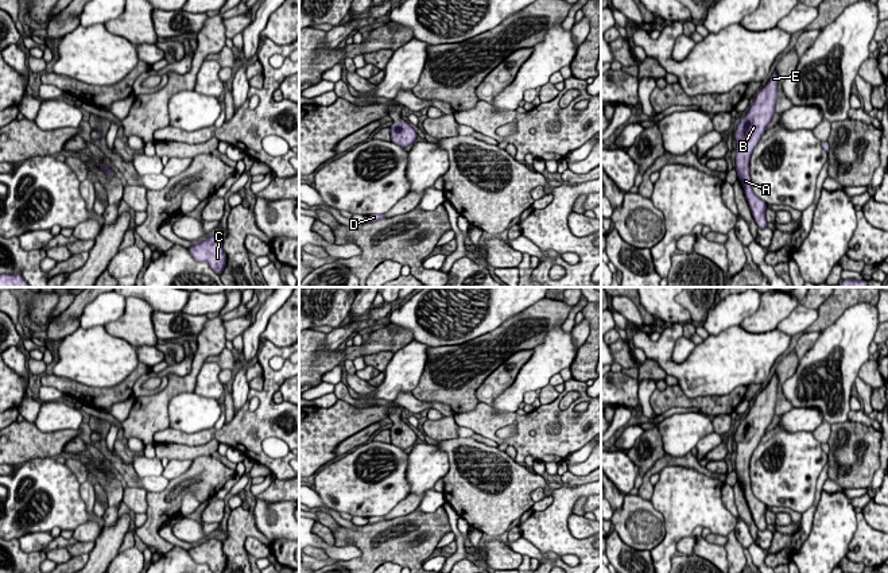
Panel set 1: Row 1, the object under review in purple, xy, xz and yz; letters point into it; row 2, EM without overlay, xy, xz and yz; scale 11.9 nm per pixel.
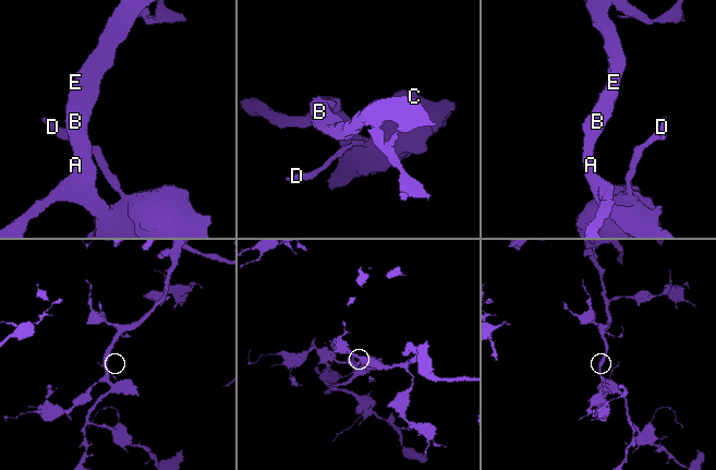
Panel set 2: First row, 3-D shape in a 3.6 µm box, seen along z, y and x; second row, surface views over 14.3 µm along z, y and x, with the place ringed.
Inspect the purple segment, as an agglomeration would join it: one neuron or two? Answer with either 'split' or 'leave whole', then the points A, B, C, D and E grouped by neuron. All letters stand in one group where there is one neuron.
leave whole; A B C D E

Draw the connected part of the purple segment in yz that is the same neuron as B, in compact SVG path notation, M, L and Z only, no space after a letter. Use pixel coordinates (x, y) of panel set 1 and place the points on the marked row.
M775 70L768 84L757 92L755 101L749 105L748 113L740 120L734 129L734 139L737 142L734 169L737 178L742 183L752 216L760 229L768 225L765 218L768 205L756 197L752 190L749 159L775 113L775 102L779 97L778 82L779 77Z

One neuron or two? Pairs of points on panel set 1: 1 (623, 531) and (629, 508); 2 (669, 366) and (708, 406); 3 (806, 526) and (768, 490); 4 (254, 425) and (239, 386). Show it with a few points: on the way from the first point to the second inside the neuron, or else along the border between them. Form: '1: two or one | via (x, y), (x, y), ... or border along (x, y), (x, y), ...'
1: one | via (621, 526), (621, 517), (624, 514)
2: two | border along (677, 384), (689, 397), (728, 394)
3: two | border along (817, 486), (814, 502), (802, 514)
4: two | border along (249, 388), (247, 401), (235, 413)

